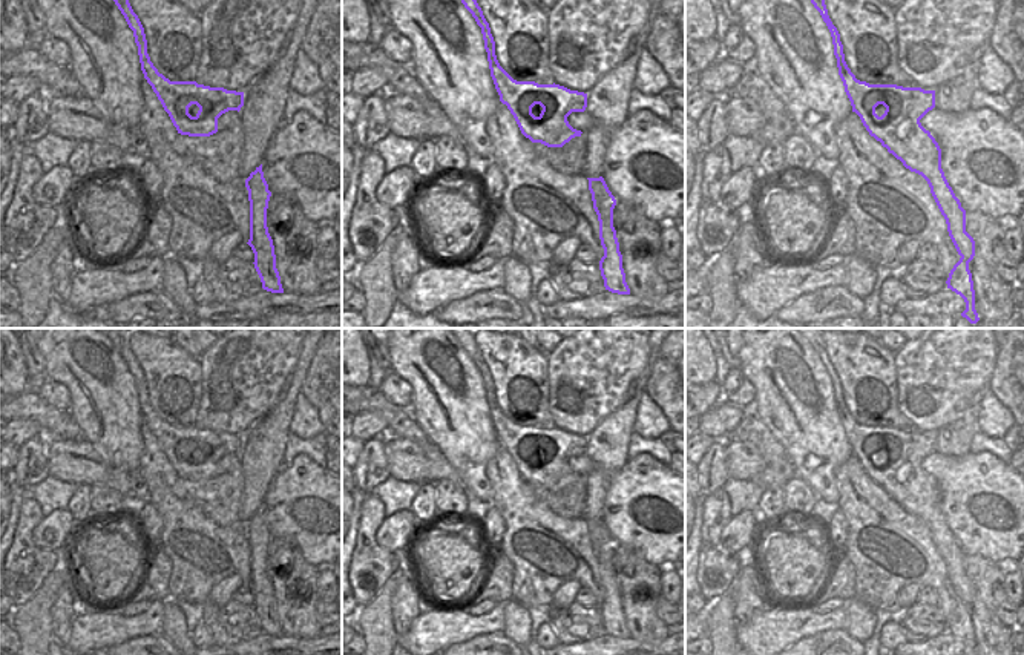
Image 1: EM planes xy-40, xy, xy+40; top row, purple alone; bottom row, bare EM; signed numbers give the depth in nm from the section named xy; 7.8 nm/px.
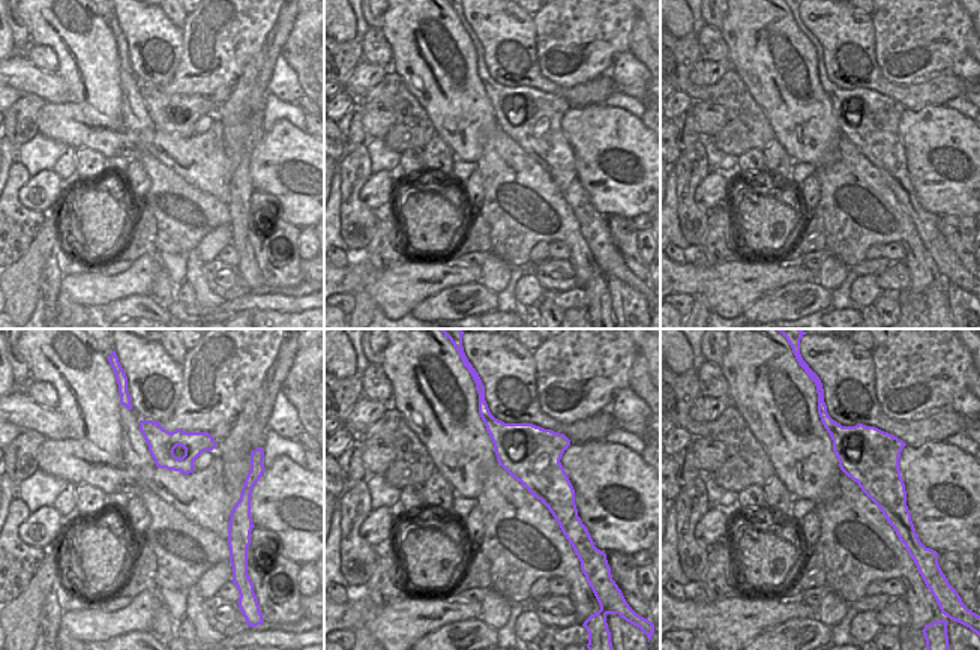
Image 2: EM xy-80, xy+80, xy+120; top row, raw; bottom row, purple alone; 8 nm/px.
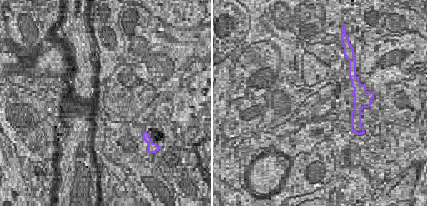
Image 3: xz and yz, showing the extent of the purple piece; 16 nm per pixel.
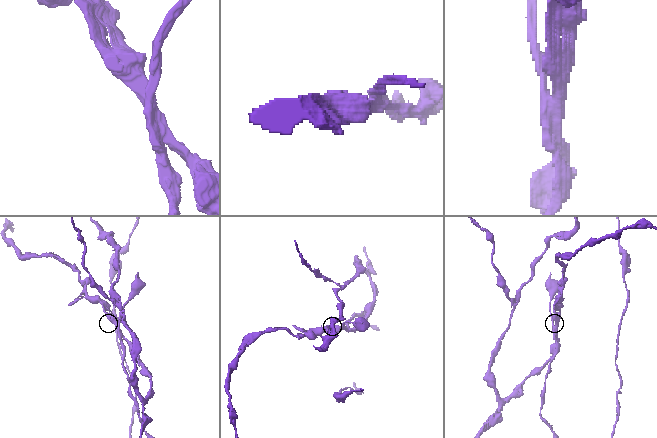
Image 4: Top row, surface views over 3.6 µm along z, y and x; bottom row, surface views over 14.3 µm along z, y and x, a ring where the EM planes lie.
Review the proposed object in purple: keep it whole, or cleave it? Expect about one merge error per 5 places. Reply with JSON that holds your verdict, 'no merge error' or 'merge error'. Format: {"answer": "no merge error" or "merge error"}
{"answer": "merge error"}

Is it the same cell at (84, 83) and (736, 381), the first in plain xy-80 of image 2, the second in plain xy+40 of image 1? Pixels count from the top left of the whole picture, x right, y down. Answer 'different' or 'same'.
different

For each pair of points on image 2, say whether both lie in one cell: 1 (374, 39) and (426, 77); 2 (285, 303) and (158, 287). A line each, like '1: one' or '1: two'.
1: two
2: two

